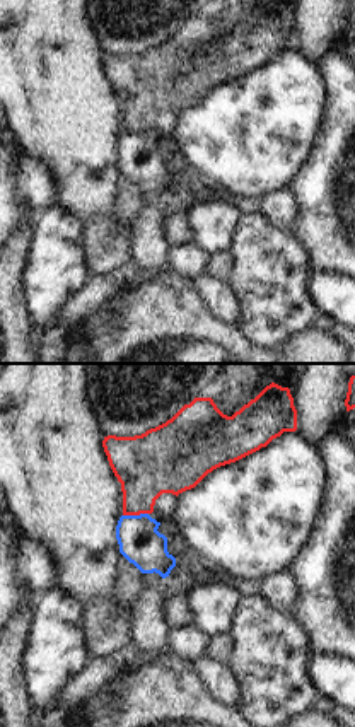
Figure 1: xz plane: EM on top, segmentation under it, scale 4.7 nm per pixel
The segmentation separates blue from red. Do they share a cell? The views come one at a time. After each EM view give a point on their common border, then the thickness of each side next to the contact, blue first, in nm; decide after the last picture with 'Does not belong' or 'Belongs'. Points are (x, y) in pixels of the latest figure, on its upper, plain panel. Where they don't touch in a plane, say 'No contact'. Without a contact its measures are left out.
Touches blue at (135, 133). Thickness 200 nm (blue) against 300 nm.

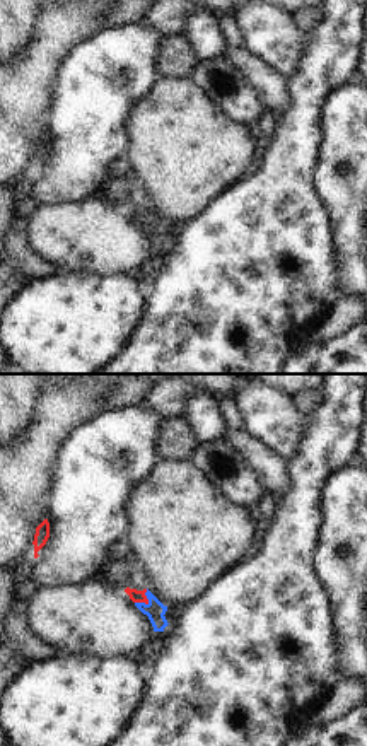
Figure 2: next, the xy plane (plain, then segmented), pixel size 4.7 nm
Touches blue at (149, 219). Thickness 90 nm (blue) against 60 nm.

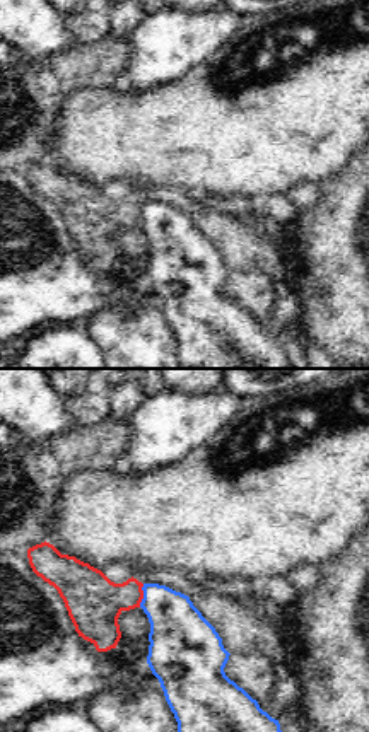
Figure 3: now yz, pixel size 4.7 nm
Touches blue at (144, 214). Thickness 280 nm (blue) against 260 nm.

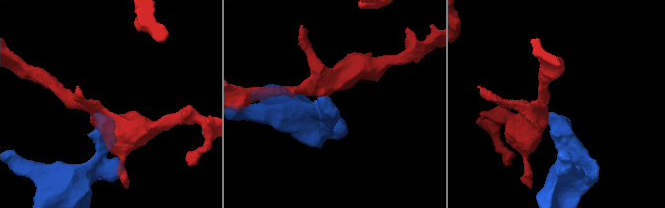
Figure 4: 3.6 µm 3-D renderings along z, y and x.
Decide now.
Does not belong.

